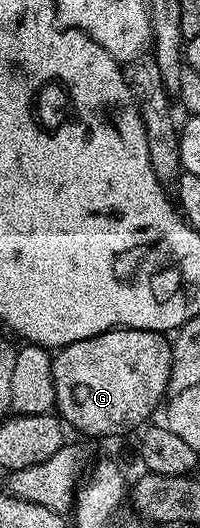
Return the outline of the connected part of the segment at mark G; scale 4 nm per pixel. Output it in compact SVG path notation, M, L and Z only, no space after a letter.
M124 327L105 331L91 339L81 339L61 348L53 356L57 414L69 426L71 423L76 430L83 431L86 435L122 435L133 427L141 428L147 422L145 419L157 409L158 402L160 407L167 398L166 386L170 380L172 365L171 346L171 340L161 331Z

